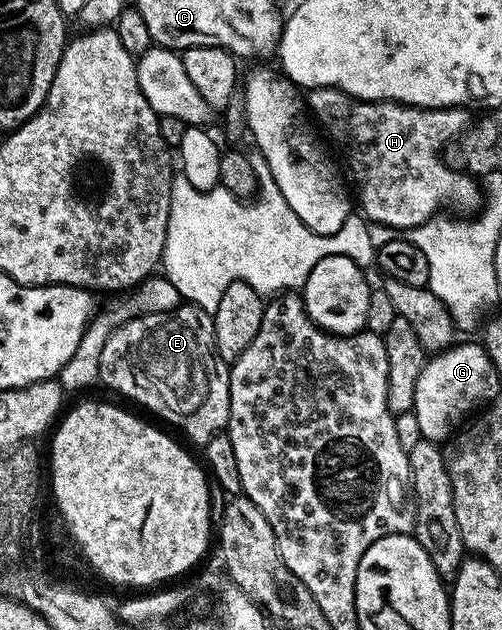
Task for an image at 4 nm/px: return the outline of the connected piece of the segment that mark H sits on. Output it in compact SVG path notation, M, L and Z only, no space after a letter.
M335 86L315 88L308 94L307 108L312 119L318 125L321 123L326 134L345 151L345 160L357 183L355 200L361 203L360 211L365 220L394 230L408 230L433 219L442 210L448 209L445 208L448 204L458 208L461 214L473 214L482 207L482 185L469 173L450 168L443 159L447 145L460 136L470 123L471 116L465 113L468 111L464 107L412 108L410 104L397 104L394 100L358 100Z

